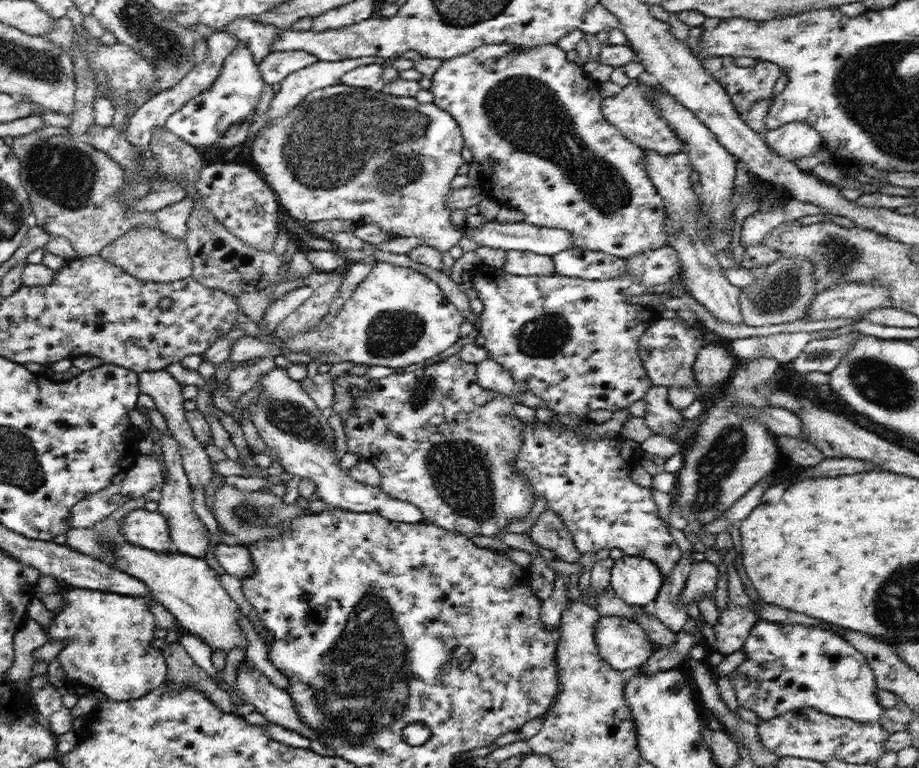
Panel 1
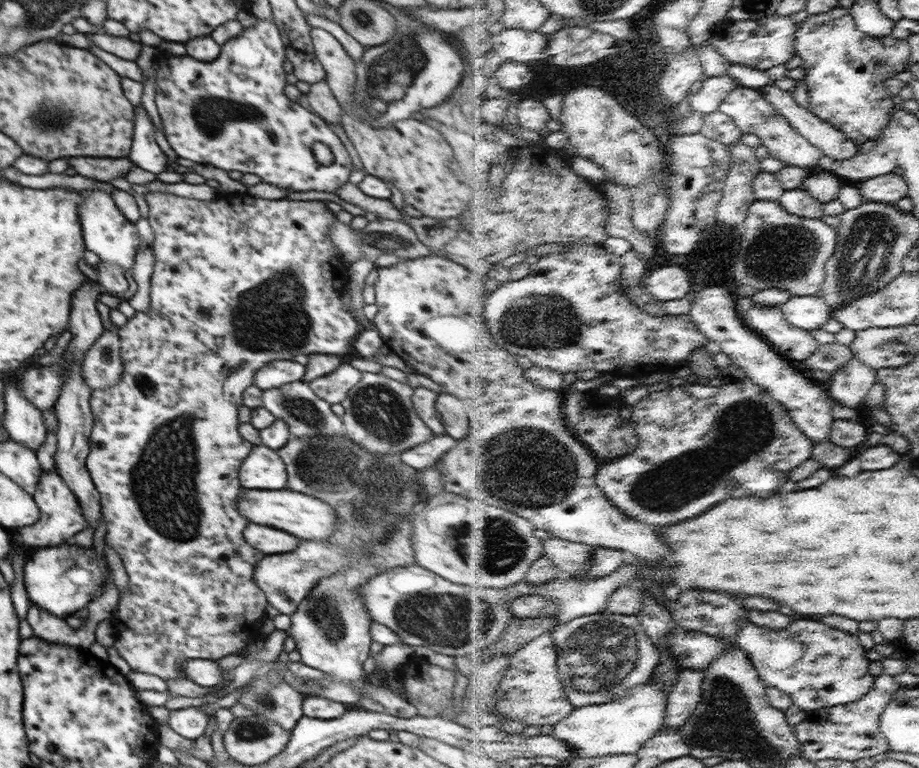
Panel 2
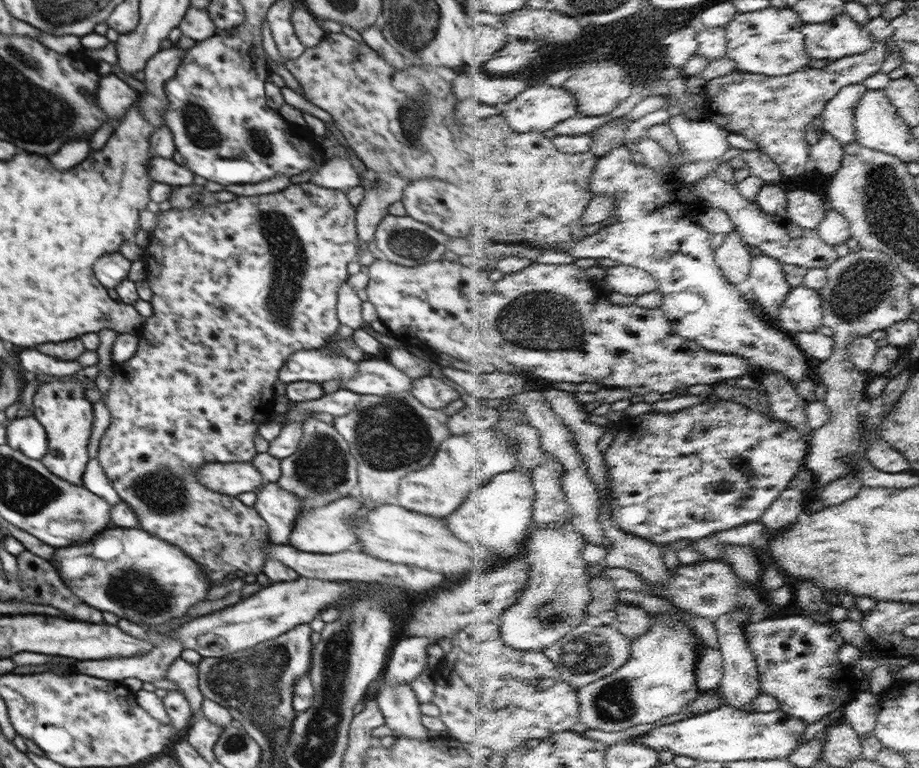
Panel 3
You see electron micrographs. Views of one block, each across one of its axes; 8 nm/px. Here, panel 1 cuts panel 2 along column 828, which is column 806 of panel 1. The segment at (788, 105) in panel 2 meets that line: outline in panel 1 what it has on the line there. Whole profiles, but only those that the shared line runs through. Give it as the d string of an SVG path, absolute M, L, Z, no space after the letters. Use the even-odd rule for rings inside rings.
M802 120L769 129L765 135L768 146L793 160L815 154L824 145L819 131Z

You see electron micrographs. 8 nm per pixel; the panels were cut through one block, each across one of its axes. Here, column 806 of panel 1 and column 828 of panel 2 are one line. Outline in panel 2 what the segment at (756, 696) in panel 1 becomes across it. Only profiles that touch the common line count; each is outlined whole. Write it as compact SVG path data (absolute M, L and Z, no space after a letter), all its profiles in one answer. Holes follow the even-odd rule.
M819 618L816 622L798 620L784 630L766 628L749 620L735 640L750 654L764 682L792 695L802 710L818 711L862 701L875 689L877 676L872 674L873 661L862 639Z

